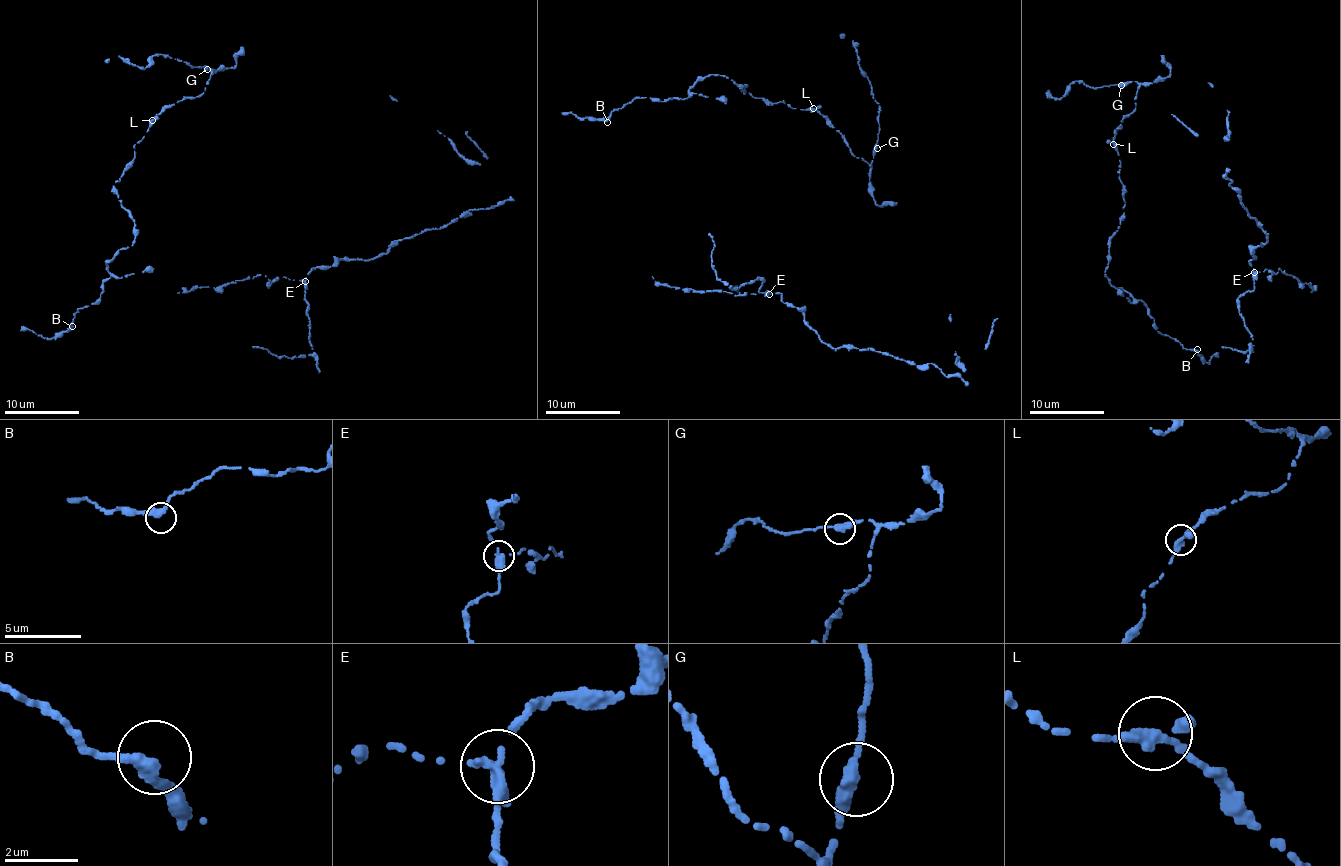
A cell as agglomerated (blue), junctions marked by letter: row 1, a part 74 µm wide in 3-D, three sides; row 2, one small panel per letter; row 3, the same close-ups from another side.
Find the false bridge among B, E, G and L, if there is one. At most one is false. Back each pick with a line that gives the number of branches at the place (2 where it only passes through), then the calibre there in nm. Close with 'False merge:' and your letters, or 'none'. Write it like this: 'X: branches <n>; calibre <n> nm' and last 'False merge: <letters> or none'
E: branches 2; calibre 360 nm
False merge: E

